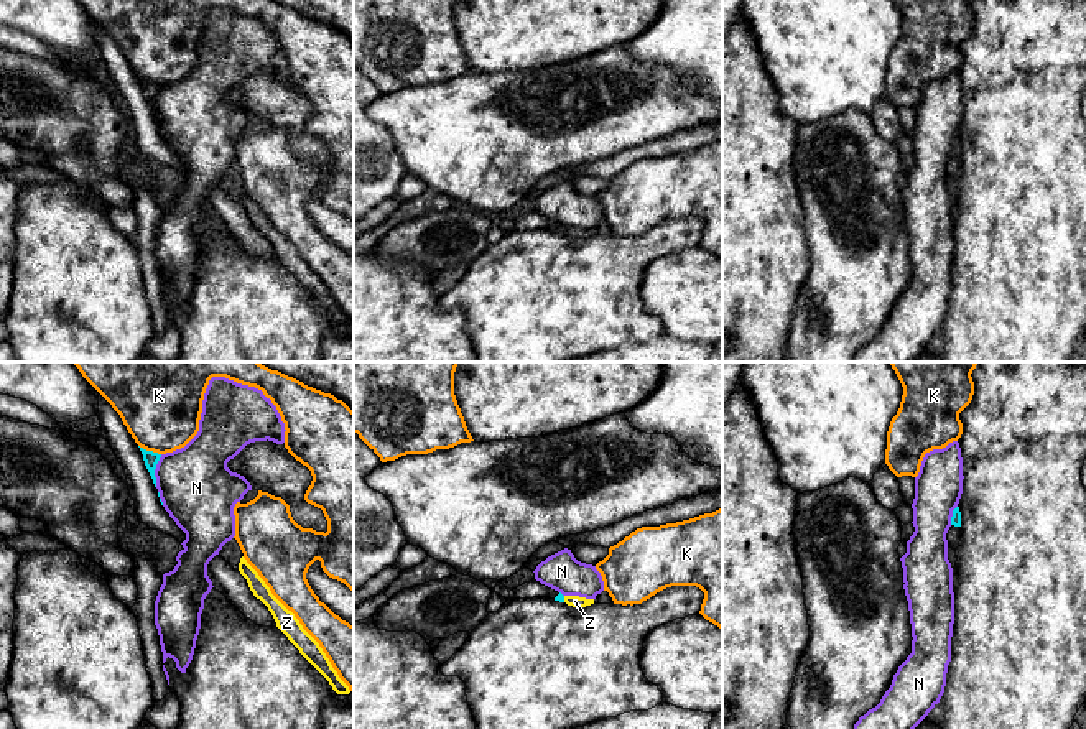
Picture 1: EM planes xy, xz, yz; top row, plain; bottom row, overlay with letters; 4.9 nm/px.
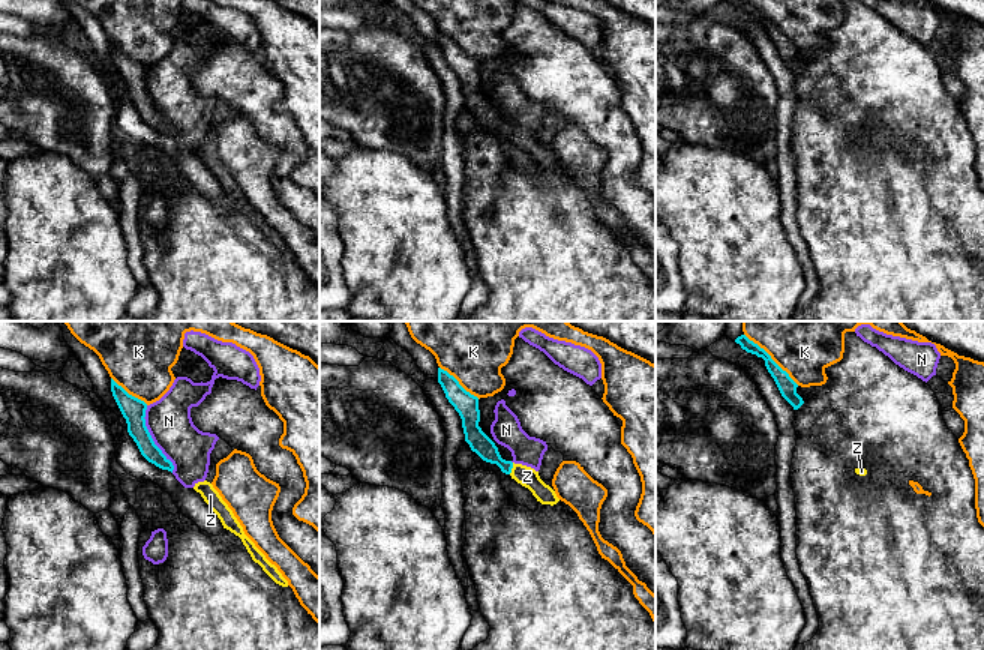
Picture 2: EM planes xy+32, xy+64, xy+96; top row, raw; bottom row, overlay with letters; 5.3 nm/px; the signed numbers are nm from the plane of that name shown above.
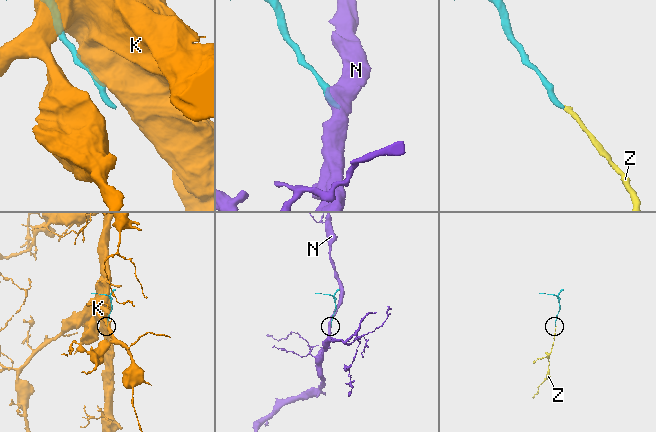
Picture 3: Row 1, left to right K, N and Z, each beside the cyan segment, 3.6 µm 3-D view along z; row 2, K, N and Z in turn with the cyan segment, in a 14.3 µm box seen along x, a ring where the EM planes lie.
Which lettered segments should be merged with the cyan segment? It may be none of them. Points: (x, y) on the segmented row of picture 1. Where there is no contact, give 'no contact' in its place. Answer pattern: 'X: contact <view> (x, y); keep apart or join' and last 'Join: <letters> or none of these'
K: contact xy (150, 451); keep apart
N: contact xy (153, 471); keep apart
Z: contact xz (563, 599); join
Join: Z

